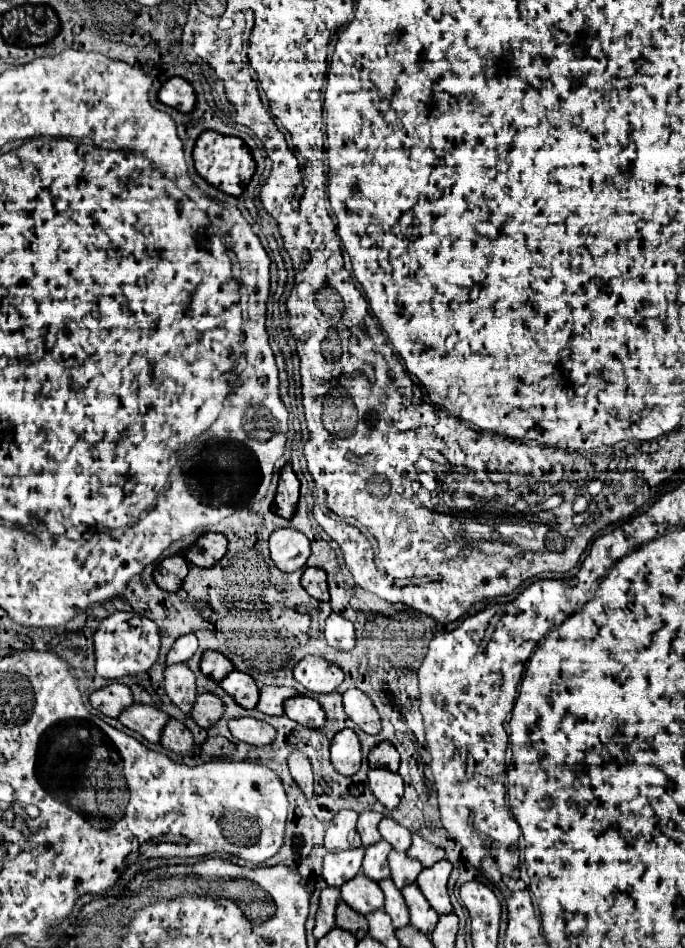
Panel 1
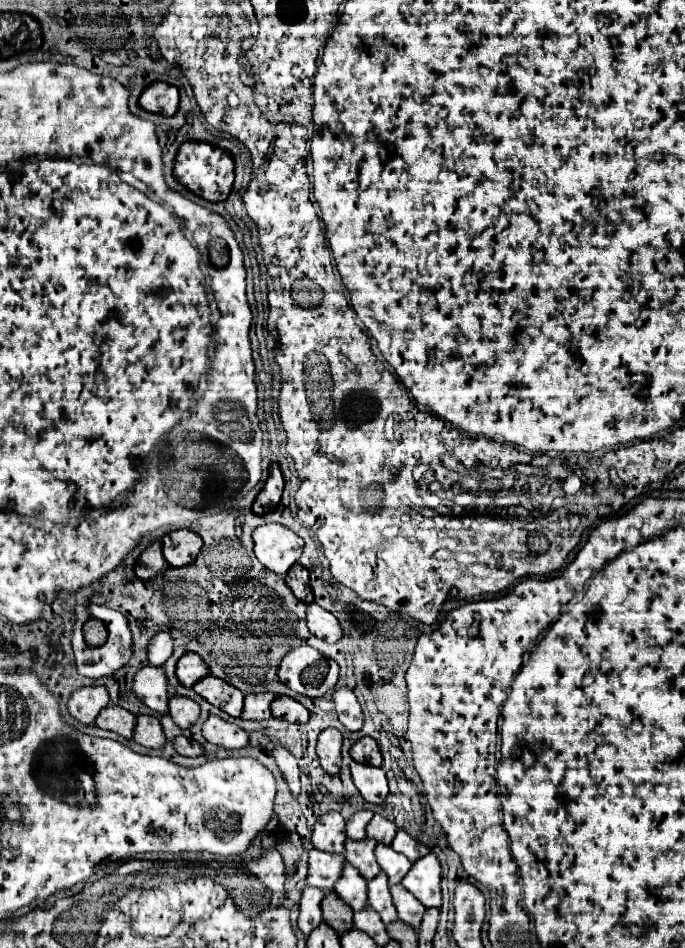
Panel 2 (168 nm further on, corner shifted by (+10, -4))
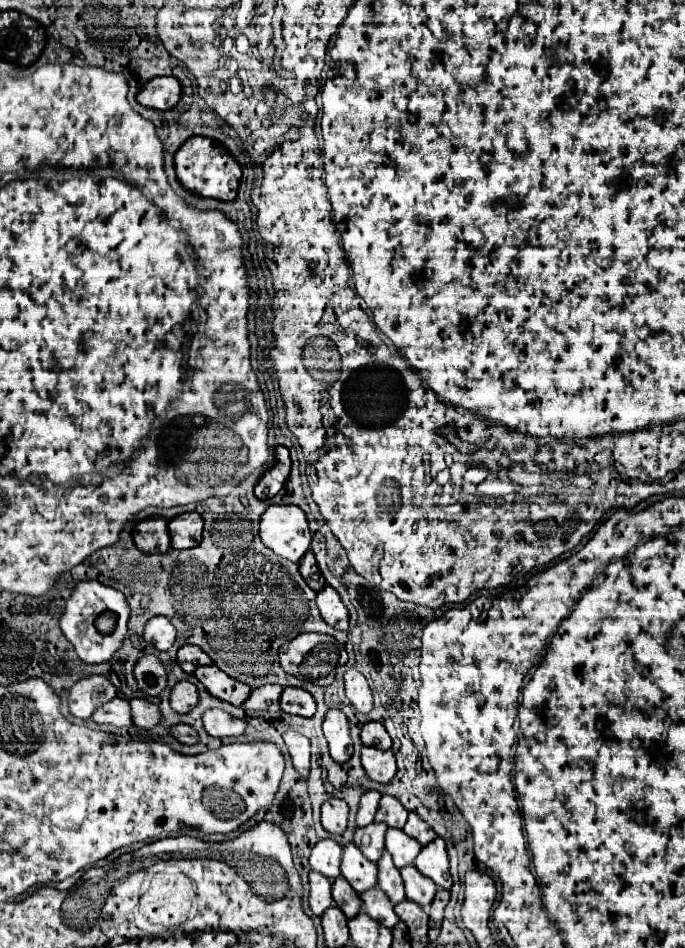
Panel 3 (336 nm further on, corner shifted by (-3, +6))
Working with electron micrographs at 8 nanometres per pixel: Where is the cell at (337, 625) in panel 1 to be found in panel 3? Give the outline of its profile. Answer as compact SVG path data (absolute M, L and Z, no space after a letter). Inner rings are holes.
M325 586L323 590L317 592L317 608L323 616L323 620L337 628L337 630L349 630L349 614L347 614L347 608L343 606L337 590L333 590L331 586Z

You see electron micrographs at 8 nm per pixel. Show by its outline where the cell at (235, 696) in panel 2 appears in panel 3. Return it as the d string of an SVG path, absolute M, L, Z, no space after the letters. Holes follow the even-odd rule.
M201 666L195 672L195 678L207 688L207 692L223 702L229 702L233 706L241 706L245 698L249 696L249 686L243 682L237 682L223 674L217 666Z

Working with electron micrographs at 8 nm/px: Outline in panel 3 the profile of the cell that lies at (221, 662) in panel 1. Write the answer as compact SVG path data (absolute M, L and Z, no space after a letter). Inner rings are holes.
M187 644L187 646L181 646L179 648L179 652L177 652L177 664L181 666L183 672L193 674L195 668L207 666L207 664L211 664L211 660L207 658L207 654L201 648Z

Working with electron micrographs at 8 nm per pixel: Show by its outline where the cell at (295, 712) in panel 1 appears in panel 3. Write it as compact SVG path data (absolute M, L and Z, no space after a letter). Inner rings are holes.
M285 688L281 694L281 708L287 714L313 716L315 714L315 700L309 692L305 692L301 688Z

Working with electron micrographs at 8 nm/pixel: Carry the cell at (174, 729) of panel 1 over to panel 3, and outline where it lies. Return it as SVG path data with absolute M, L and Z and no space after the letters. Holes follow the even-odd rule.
M131 698L129 700L131 704L131 718L133 718L133 724L137 728L153 728L159 724L161 720L161 712L155 704L143 700L143 698Z

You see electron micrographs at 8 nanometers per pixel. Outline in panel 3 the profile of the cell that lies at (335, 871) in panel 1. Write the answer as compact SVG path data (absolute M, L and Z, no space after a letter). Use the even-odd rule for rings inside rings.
M319 840L315 844L315 848L311 850L309 856L309 866L315 872L321 872L327 878L337 878L339 872L339 864L341 864L341 850L343 846L337 844L335 840Z

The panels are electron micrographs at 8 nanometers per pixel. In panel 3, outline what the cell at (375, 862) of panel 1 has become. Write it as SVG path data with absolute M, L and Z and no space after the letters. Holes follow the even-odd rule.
M371 822L369 826L355 828L353 842L369 860L377 862L377 858L381 858L381 854L385 852L385 830L385 822Z

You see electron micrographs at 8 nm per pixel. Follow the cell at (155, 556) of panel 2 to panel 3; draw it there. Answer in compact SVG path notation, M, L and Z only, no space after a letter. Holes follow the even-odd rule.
M153 516L153 518L147 518L135 524L133 540L141 552L147 552L147 554L167 552L171 546L171 538L167 532L167 520L161 516Z

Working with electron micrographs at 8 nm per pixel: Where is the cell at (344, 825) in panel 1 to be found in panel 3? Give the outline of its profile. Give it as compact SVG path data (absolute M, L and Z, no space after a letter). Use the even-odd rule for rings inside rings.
M329 798L321 806L321 824L329 834L343 834L343 830L347 828L347 816L349 816L349 806L345 800Z

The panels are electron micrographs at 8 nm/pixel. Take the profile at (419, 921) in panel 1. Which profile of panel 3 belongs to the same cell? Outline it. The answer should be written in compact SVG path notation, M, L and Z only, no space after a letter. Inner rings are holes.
M413 864L401 868L401 878L405 882L405 894L409 900L417 902L419 906L427 908L437 892L437 886L431 882L431 878L423 876Z

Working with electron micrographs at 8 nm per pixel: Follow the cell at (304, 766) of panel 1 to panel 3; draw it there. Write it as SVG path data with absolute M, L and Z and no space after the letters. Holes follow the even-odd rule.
M287 730L283 734L283 740L285 740L287 750L291 754L293 766L297 768L297 772L303 778L307 778L309 776L309 740L295 730Z

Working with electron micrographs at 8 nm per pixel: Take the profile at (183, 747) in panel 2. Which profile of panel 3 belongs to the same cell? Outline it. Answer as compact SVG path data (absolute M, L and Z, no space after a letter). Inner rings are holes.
M175 724L173 728L169 728L169 734L181 744L195 744L199 740L195 728L189 724Z

